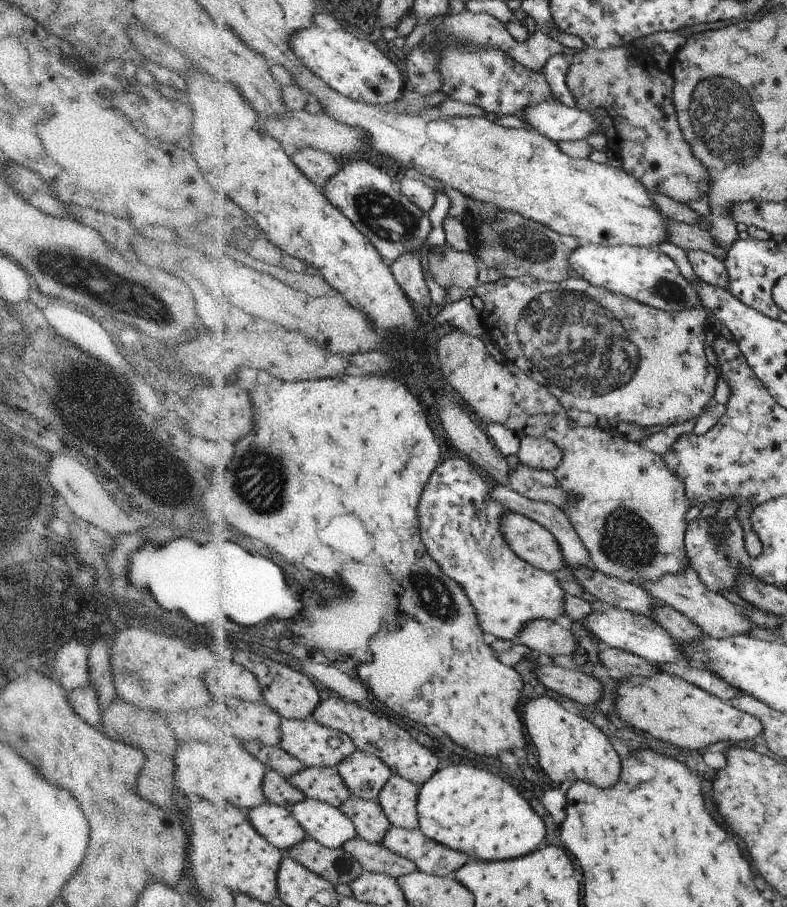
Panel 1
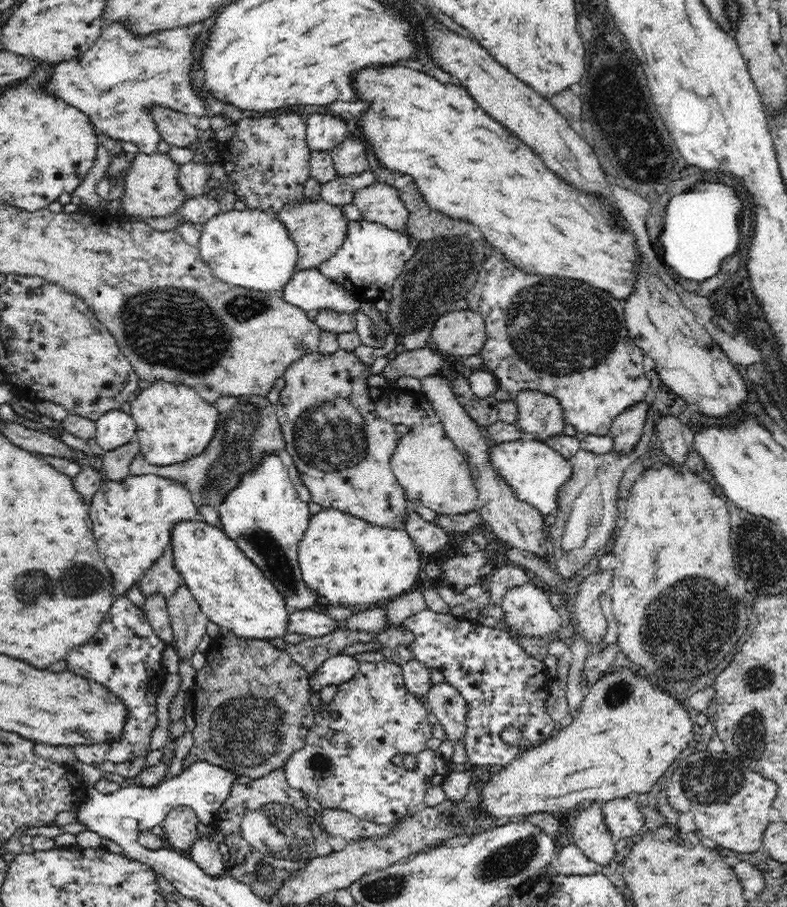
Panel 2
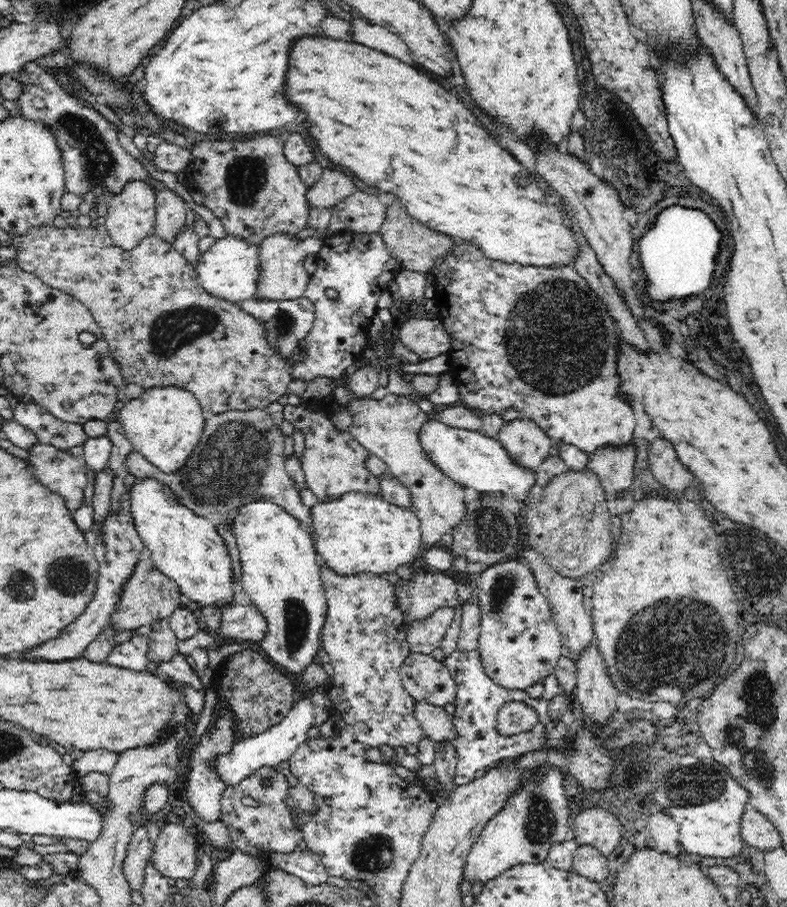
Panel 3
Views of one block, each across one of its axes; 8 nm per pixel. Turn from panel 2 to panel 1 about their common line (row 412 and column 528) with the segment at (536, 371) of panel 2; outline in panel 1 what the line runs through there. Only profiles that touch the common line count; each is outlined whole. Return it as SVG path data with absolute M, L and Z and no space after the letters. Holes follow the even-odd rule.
M462 456L459 459L445 460L431 476L431 481L423 492L419 506L420 528L432 558L436 559L450 578L464 587L467 597L472 598L471 603L475 607L480 628L497 639L516 641L524 623L542 617L554 621L557 616L564 615L565 592L552 573L527 563L507 545L499 524L503 512L508 509L489 497L491 488L492 482L476 466L472 466L468 458Z

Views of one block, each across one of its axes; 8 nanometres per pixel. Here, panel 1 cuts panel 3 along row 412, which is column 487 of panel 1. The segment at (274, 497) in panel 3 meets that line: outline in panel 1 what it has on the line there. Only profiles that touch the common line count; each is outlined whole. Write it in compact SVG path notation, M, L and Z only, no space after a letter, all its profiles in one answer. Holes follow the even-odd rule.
M514 212L495 214L493 221L484 221L477 230L477 240L480 241L472 250L478 265L484 268L496 268L500 278L532 276L543 281L562 282L574 275L567 264L567 258L578 248L576 237L561 235L551 228L528 220Z

